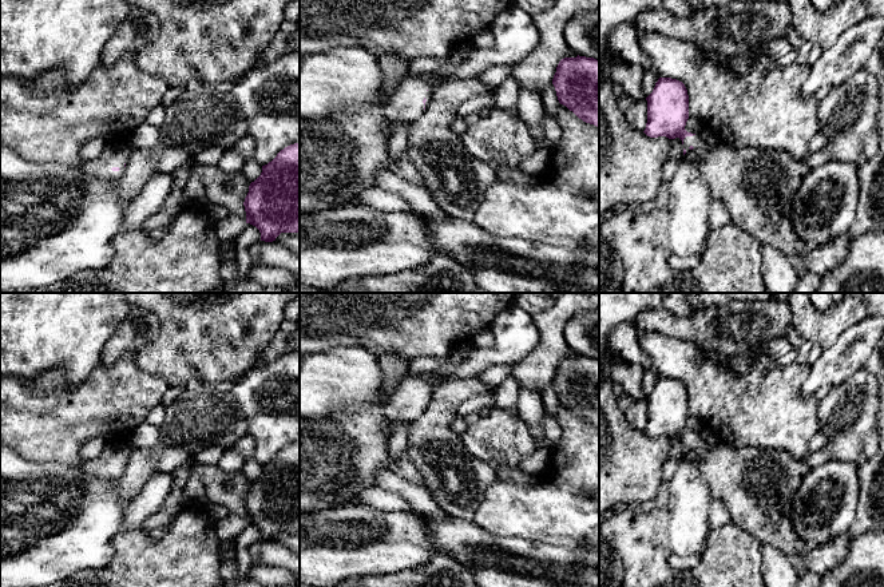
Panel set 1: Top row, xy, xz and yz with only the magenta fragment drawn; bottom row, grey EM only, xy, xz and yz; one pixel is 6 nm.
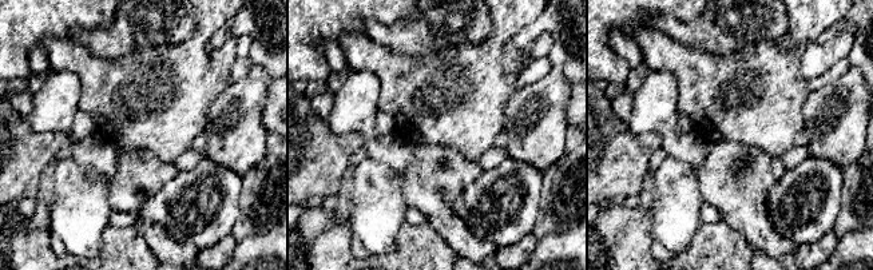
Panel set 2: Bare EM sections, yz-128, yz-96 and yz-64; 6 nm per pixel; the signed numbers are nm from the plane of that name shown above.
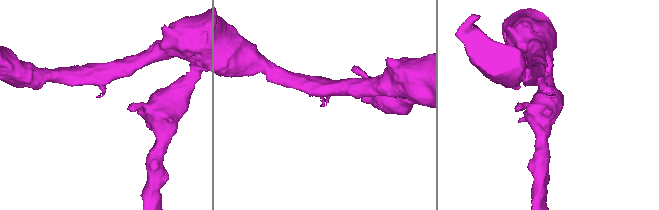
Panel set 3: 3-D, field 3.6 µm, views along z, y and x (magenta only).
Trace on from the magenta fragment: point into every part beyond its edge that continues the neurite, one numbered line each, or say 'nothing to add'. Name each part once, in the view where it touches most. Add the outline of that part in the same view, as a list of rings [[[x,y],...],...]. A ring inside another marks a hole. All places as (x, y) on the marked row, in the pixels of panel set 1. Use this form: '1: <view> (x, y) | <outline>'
1: xy (114, 155) | [[[131,142],[107,144],[98,158],[86,160],[82,170],[95,178],[118,181],[130,160],[132,148]]]

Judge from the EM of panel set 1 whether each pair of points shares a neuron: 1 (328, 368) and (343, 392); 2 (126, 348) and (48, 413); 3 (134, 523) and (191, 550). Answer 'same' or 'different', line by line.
1: same
2: different
3: different

